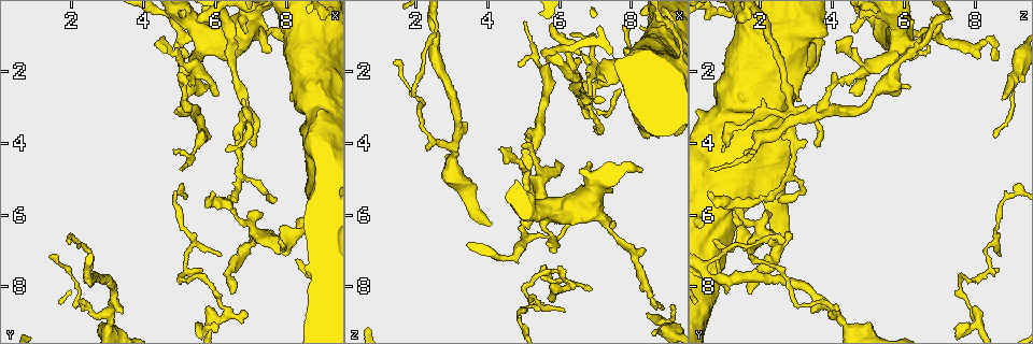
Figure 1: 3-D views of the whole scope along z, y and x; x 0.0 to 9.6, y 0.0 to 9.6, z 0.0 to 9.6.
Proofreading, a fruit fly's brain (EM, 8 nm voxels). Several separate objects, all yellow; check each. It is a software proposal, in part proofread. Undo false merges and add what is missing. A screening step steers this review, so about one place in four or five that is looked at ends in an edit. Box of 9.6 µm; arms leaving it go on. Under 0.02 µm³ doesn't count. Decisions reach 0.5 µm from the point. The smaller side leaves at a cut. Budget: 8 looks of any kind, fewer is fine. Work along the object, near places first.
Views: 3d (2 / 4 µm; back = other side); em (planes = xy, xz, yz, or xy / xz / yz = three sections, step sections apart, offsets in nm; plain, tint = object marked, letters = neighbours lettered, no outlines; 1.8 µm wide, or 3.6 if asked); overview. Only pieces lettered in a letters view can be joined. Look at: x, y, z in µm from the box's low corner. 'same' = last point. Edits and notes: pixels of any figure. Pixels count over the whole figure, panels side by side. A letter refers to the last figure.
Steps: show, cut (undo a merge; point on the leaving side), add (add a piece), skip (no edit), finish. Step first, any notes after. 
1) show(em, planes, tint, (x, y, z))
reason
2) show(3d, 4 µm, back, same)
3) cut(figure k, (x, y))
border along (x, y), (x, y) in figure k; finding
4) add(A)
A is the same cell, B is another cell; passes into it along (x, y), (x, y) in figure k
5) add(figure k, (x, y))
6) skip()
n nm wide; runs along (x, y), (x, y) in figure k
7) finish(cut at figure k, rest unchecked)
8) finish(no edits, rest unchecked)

show(3d, 4 µm, (9.00, 2.65, 0.85))
touches itself

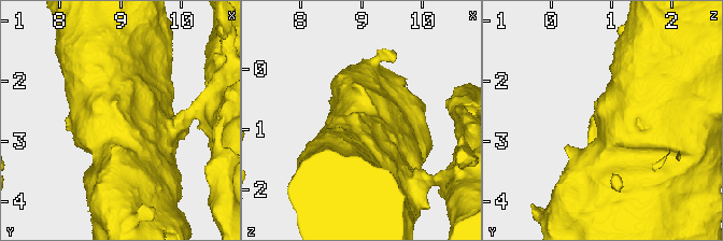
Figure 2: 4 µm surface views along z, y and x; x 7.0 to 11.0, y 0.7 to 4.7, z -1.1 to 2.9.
show(em, planes, plain, (9.00, 2.60, 0.80))

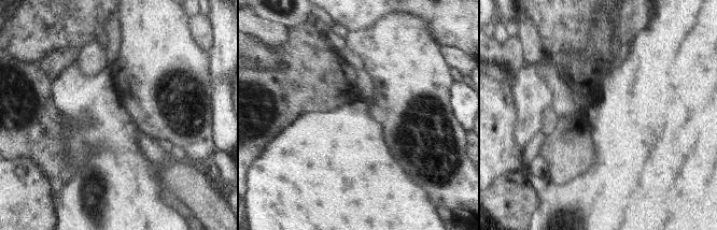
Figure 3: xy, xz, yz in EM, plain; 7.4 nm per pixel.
show(em, planes, letters, same)
what lies round it

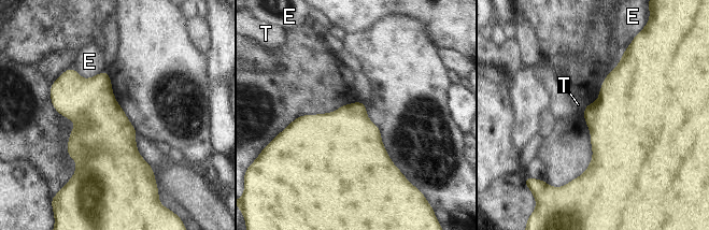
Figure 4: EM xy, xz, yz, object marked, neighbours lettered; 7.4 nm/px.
skip()
E and T are other cells; border along (586, 104), (582, 112) in figure 4; continuous, no second cell

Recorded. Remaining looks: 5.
show(em, xz, step 8, tint, (6.35, 4.20, 0.95))
branch stops here

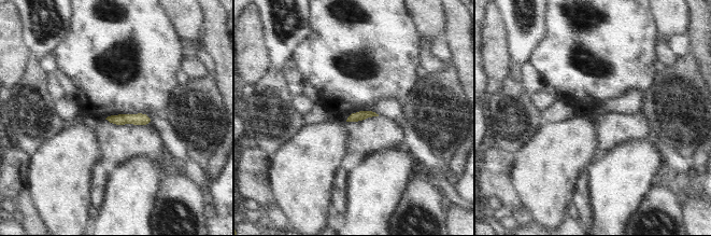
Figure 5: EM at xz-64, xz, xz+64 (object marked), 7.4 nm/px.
show(em, planes, letters, same)
another direction

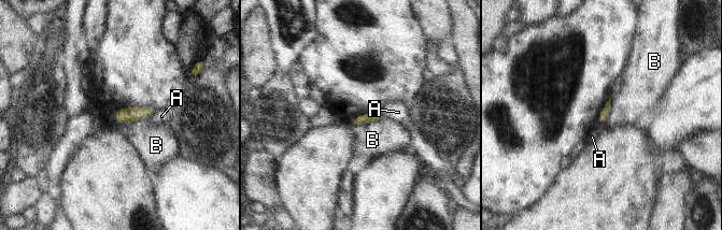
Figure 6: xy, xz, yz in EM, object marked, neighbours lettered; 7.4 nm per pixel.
skip()
B touches over 260 nm; A and B are other cells; border along (385, 118), (353, 125) in figure 6; no lettered piece goes on from it

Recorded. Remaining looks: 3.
show(em, xy, step 8, tint, (6.40, 8.25, 1.75))
branch stops here

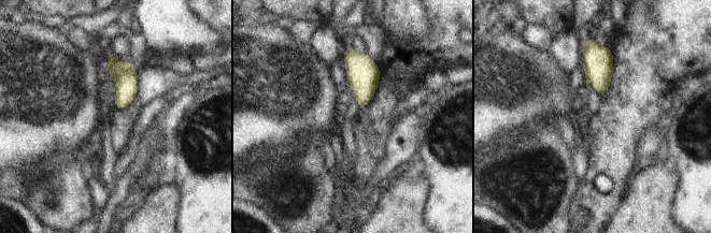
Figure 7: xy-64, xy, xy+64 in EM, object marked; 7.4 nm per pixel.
show(em, yz, step 16, letters, same)

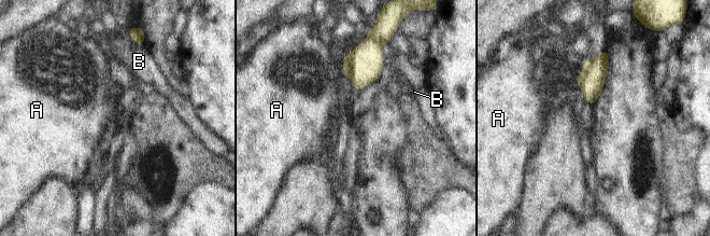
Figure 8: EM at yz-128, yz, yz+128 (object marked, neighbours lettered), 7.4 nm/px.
skip()
A touches over 130 nm; A and B are other cells; border along (341, 57), (343, 73) in figure 8; none of them fits

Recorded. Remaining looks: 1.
finish(no edits, rest unchecked)

